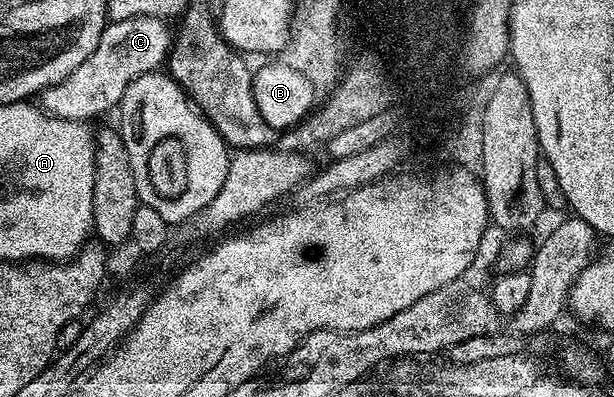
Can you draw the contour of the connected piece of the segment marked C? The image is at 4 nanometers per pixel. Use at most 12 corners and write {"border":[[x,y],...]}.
{"border":[[162,16],[111,20],[89,58],[38,93],[49,116],[91,122],[164,67]]}

